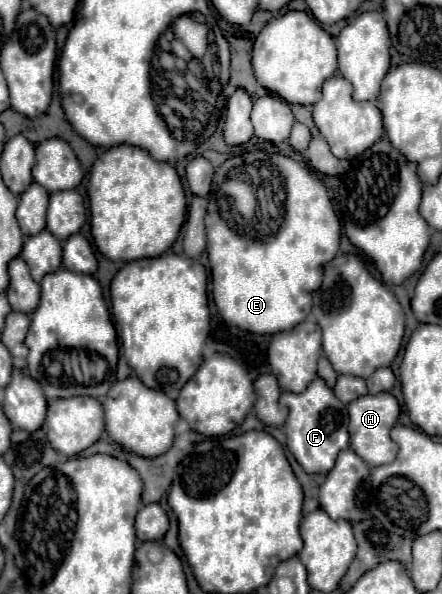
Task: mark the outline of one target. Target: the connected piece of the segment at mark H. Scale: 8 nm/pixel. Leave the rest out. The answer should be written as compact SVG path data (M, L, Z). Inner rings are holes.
M366 394L356 398L354 402L350 402L348 406L348 434L350 434L350 448L360 454L360 458L364 458L364 462L368 462L368 466L380 466L380 464L388 464L396 458L398 454L398 446L392 442L390 438L390 430L396 424L400 414L400 406L398 400L390 394Z

